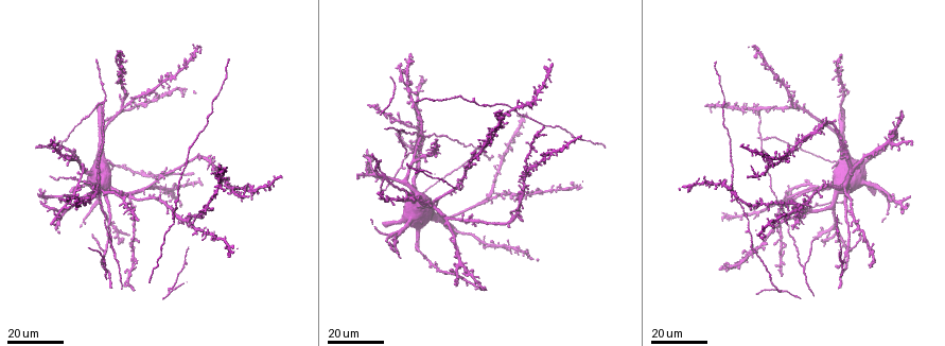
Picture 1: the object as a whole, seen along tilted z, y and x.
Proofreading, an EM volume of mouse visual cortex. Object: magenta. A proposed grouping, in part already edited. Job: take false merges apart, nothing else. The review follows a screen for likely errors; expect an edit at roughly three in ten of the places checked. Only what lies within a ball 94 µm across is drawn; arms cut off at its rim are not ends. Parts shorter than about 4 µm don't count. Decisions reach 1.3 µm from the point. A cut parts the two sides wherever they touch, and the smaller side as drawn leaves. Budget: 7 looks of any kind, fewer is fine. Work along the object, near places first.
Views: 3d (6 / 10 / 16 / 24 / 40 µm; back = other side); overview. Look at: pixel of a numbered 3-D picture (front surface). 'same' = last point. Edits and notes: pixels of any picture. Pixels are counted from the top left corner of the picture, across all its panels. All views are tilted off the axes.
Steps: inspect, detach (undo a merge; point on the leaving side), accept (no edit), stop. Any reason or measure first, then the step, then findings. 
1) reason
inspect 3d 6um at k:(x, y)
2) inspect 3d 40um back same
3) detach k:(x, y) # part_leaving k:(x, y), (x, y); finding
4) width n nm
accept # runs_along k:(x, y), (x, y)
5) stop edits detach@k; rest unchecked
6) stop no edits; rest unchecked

two arms in line, one across
inspect 3d 16um at 1:(385, 179)

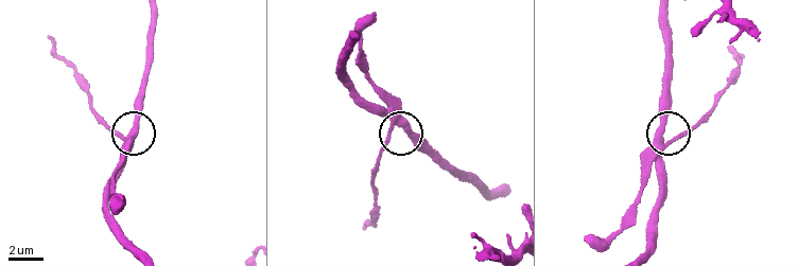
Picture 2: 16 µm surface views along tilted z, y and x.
inspect 3d 6um at 2:(662, 148)

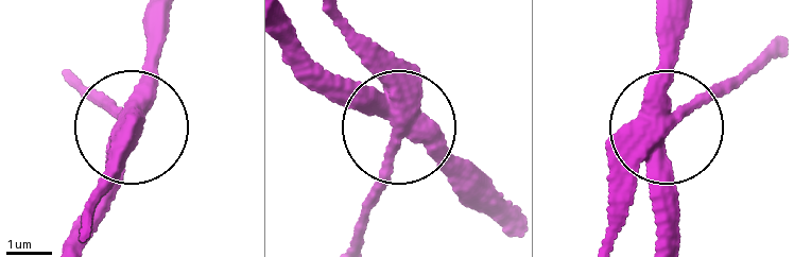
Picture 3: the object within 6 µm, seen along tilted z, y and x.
detach 3:(119, 170) # part_leaving 3:(402, 110), (364, 237); two neurons meet here

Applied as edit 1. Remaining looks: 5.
inspect overview

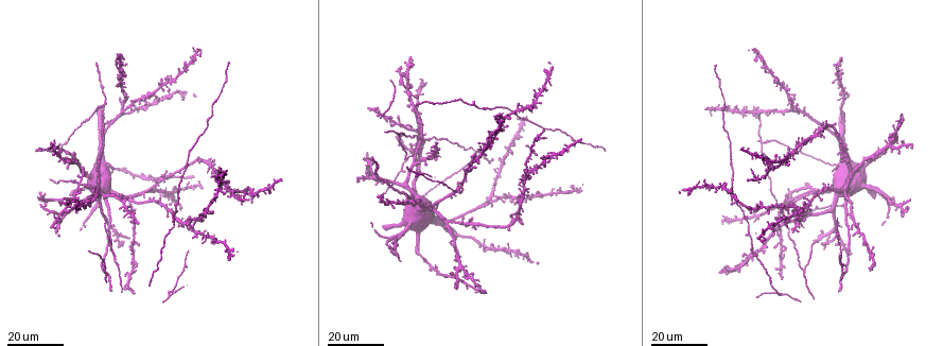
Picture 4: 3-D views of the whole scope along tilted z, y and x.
branch point
inspect 3d 24um at 4:(115, 254)

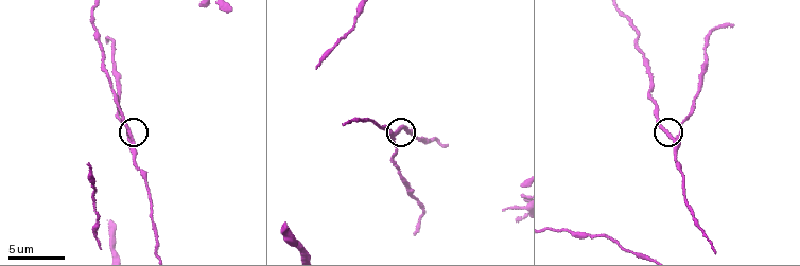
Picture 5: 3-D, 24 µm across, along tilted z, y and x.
inspect 3d 6um at 5:(393, 137)

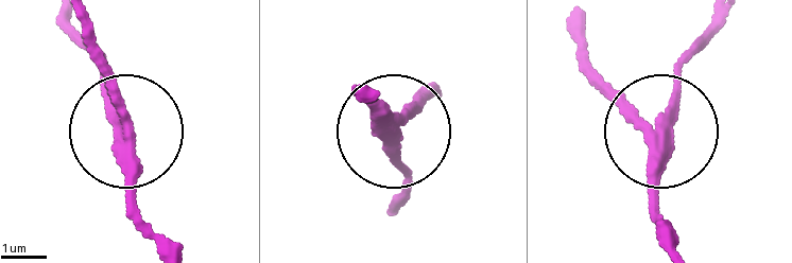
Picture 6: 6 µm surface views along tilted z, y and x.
inspect 3d 6um back at 6:(390, 137)

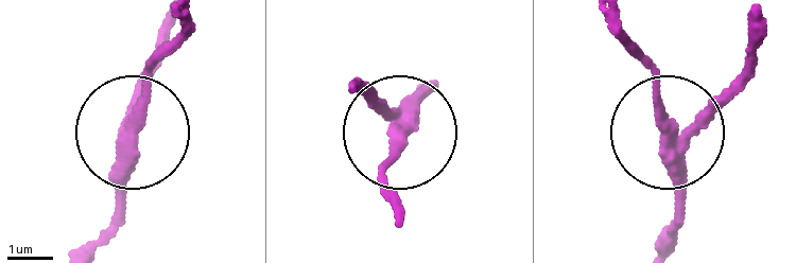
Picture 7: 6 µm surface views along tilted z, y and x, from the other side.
arms 3
detach 7:(134, 112) # part_leaving 7:(123, 159), (144, 67), (183, 23); a second neuron is stuck on

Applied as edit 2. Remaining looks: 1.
stop edits detach@3, detach@7; rest unchecked

